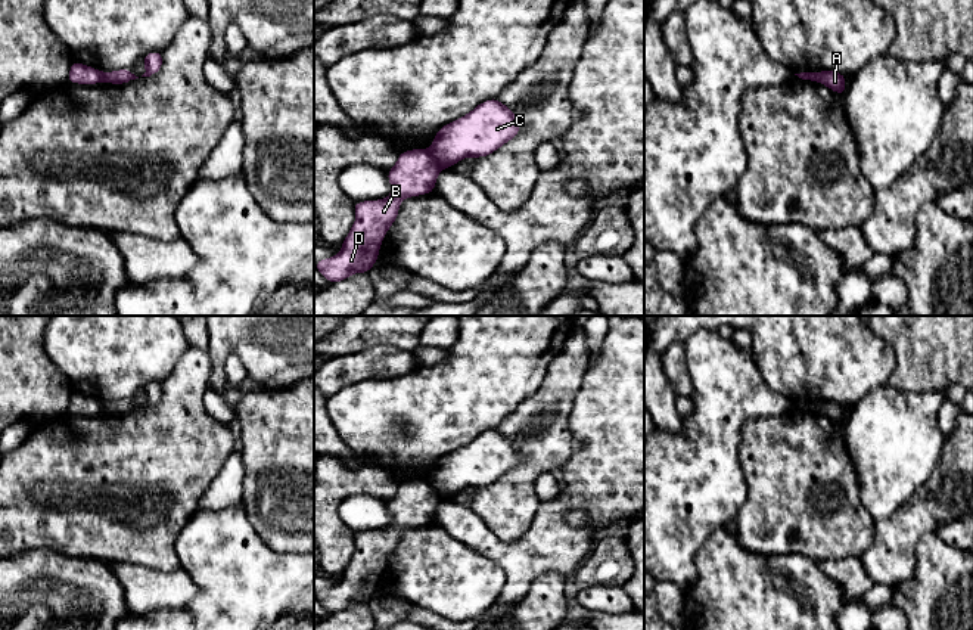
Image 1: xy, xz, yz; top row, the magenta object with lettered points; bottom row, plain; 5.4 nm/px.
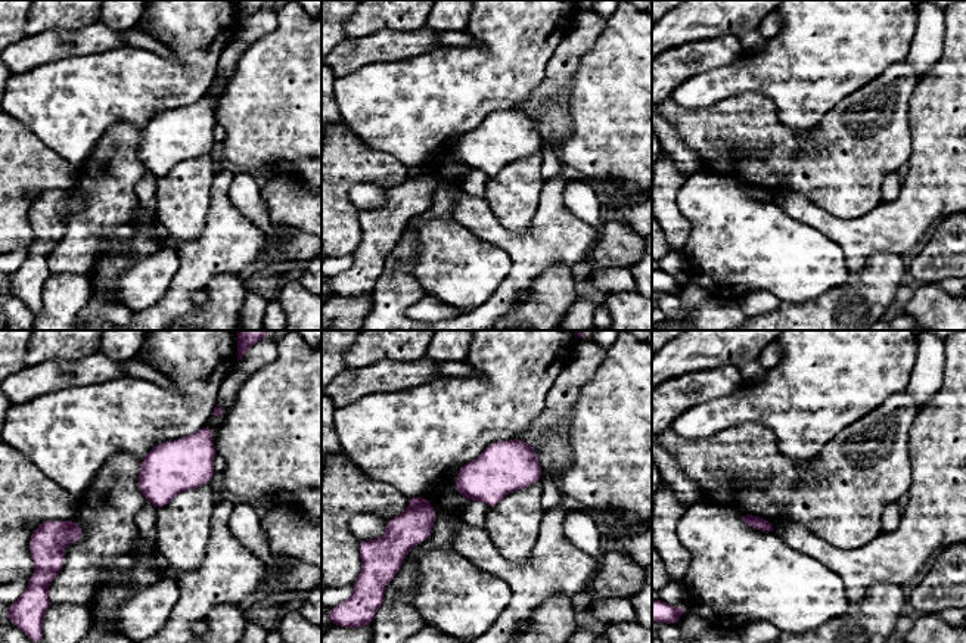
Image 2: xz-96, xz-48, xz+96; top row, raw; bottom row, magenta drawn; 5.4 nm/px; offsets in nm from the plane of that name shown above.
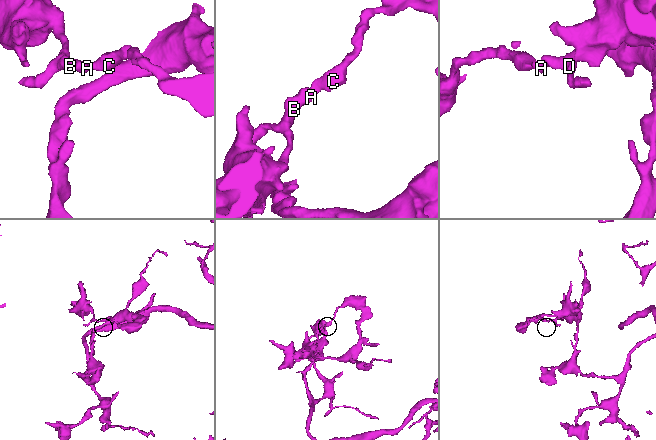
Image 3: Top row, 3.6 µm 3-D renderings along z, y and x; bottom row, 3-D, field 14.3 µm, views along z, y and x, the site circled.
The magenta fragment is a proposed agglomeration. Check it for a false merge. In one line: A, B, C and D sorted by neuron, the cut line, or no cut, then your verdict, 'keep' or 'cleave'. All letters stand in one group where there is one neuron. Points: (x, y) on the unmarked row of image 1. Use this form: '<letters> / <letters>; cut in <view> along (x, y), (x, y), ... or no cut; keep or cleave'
A B D / C; cut in xz along (428, 481), (443, 497); cleave

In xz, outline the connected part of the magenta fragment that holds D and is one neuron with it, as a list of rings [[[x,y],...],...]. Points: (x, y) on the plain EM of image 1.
[[[411,480],[401,482],[397,494],[388,500],[388,510],[392,518],[392,525],[379,531],[354,533],[357,550],[342,572],[341,583],[330,589],[315,592],[315,598],[320,605],[330,614],[338,614],[354,603],[367,603],[377,592],[380,574],[388,559],[398,547],[401,531],[411,527],[432,524],[441,502],[442,497],[428,480]]]

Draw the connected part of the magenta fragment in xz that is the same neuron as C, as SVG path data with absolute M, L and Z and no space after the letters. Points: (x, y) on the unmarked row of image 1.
M495 428L441 457L429 482L442 499L451 499L466 487L491 485L517 463L520 463L520 456L513 441Z

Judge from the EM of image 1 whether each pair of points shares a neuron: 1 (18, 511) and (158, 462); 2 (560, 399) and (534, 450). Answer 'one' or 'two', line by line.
1: one
2: one

